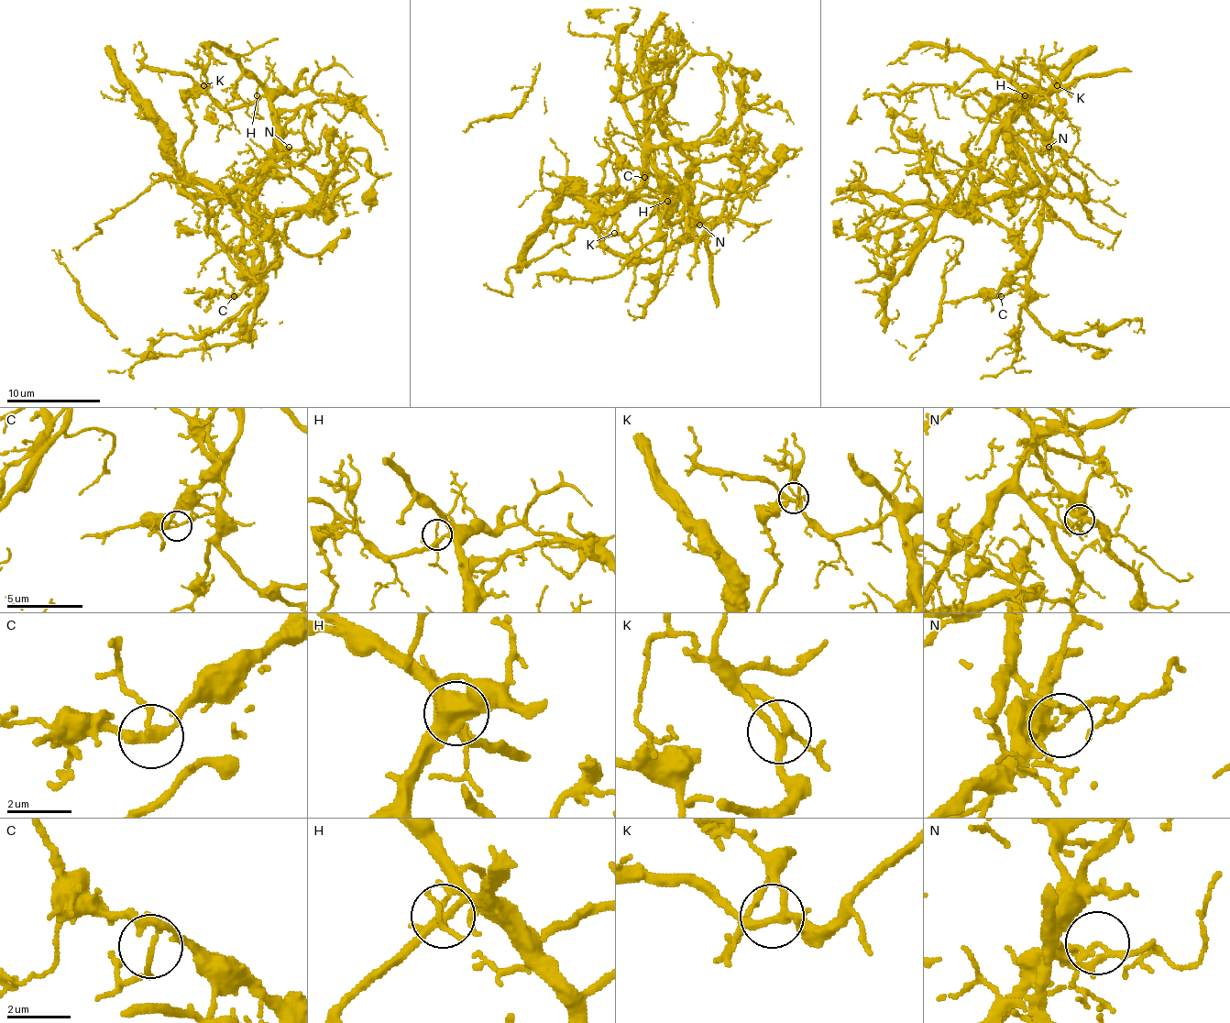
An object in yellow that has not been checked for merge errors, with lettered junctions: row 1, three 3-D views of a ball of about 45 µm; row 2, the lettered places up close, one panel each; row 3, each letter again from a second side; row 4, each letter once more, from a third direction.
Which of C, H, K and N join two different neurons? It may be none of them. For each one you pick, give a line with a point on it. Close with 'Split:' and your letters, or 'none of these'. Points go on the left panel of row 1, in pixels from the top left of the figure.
N: Place: (289, 147)
Split: N

